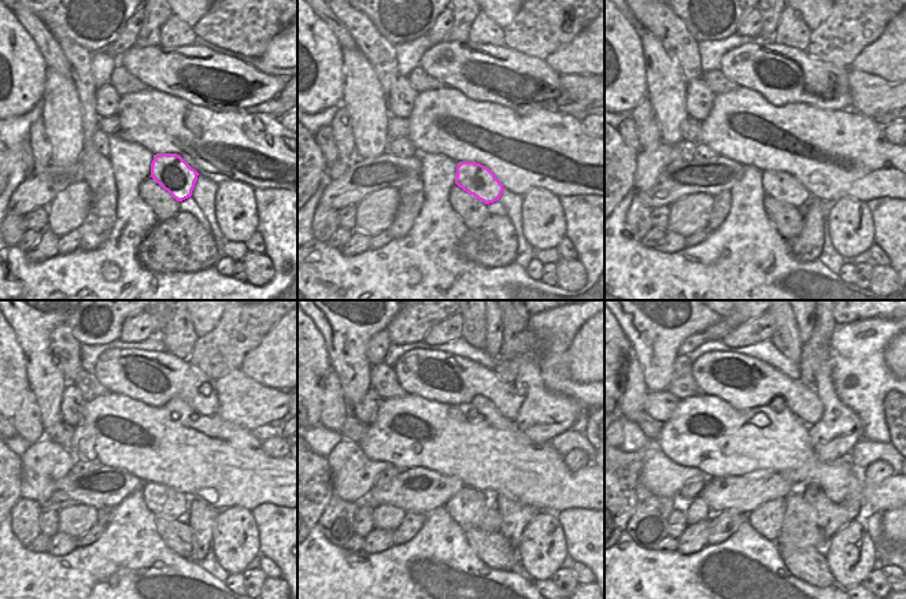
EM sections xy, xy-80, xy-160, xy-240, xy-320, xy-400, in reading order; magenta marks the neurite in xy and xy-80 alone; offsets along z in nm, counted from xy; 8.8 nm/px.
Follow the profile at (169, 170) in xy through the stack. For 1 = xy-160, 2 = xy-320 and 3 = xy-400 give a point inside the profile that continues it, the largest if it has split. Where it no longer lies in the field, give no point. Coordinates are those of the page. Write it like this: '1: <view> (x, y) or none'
1: xy-160 (783, 187)
2: xy-320 (468, 507)
3: xy-400 (766, 520)

